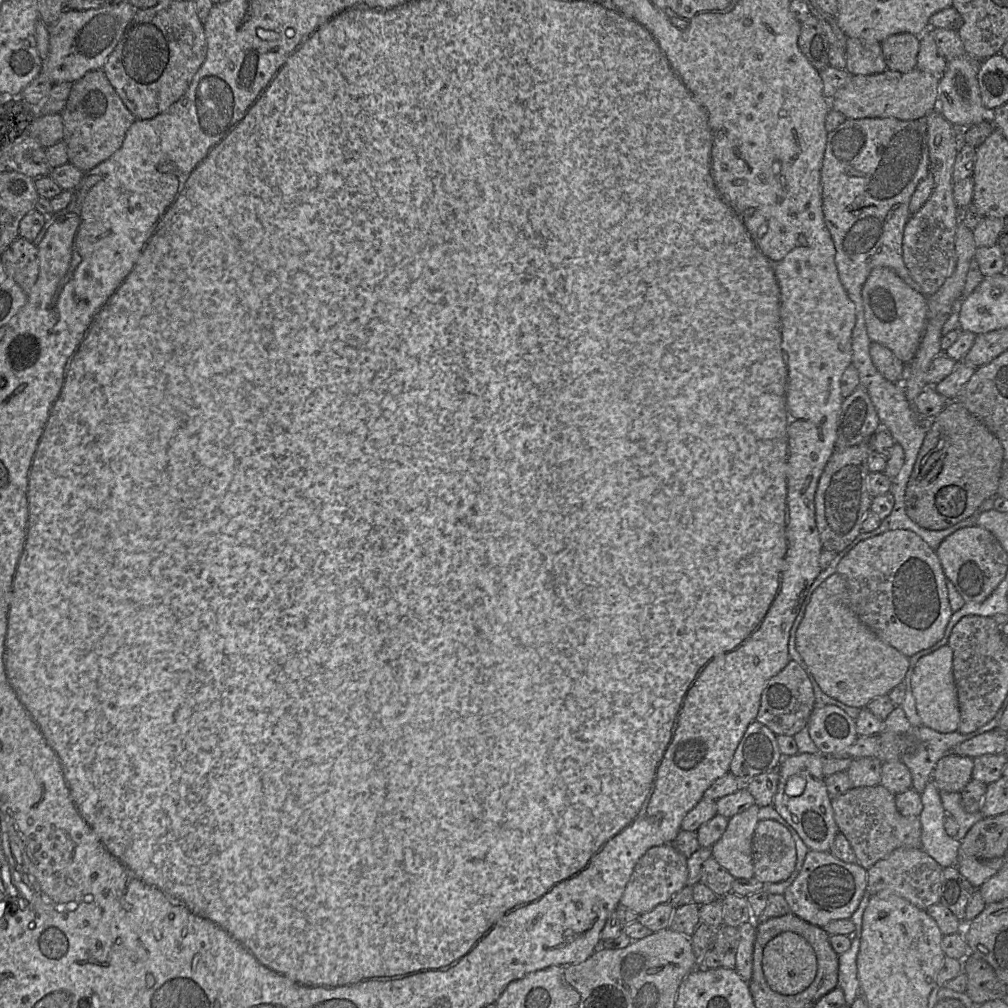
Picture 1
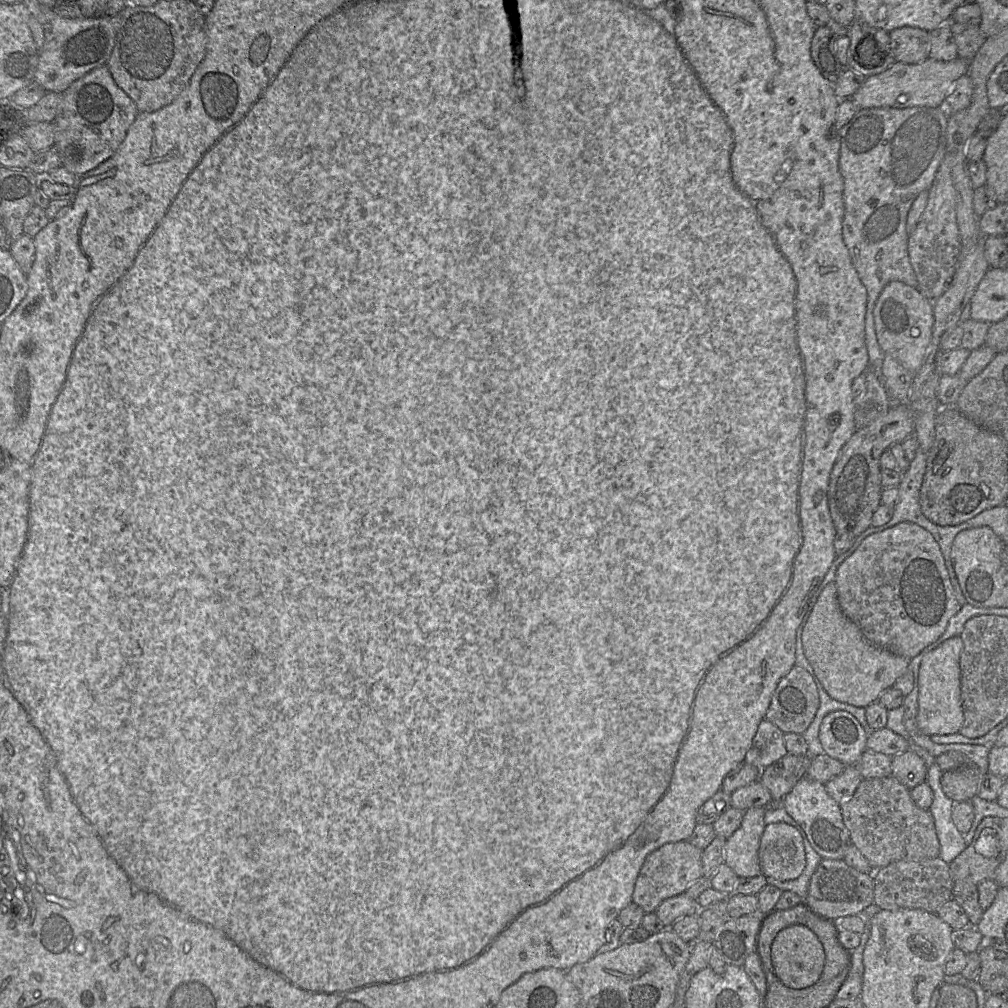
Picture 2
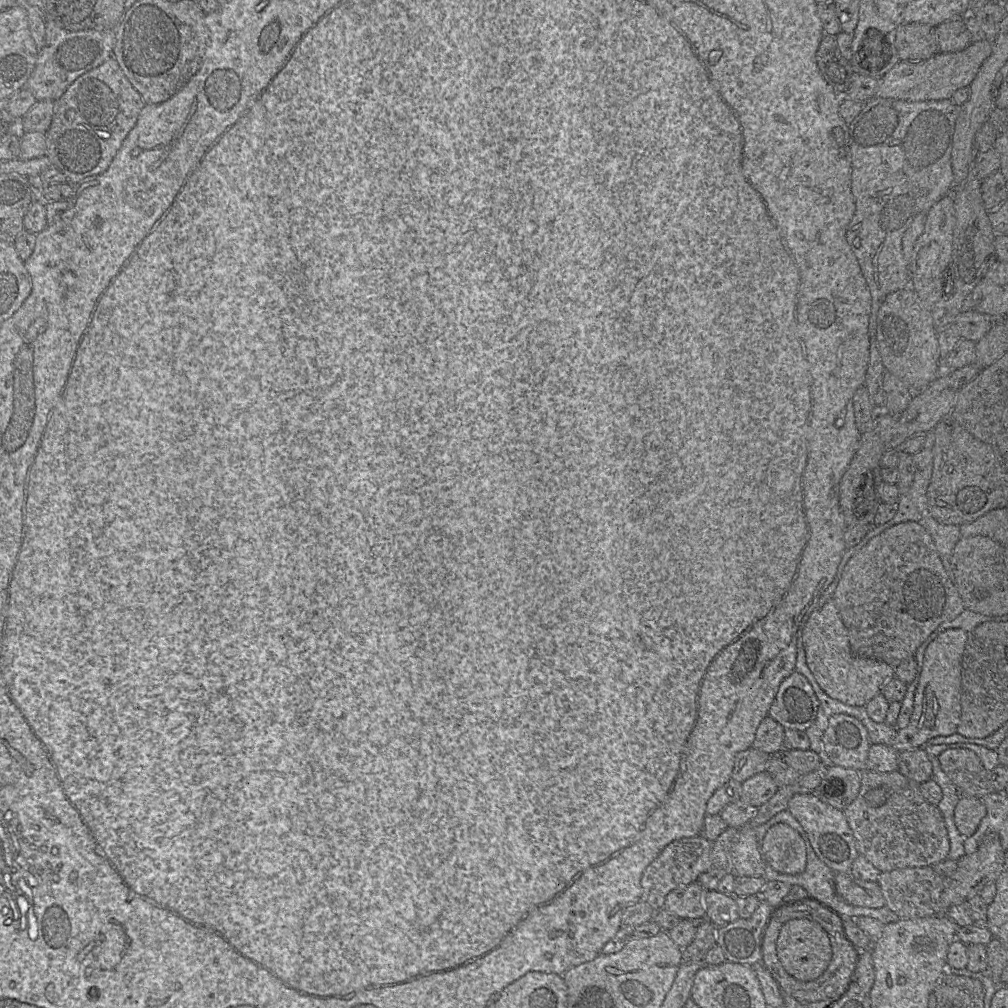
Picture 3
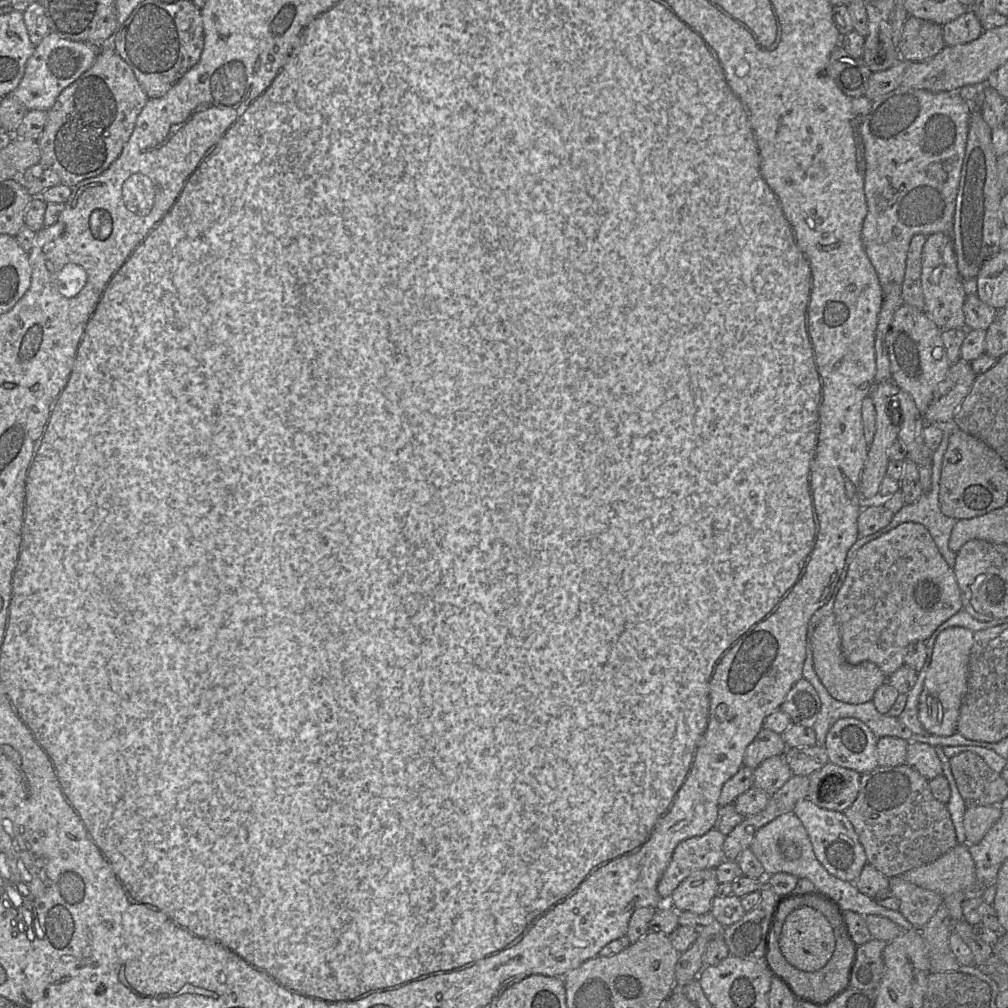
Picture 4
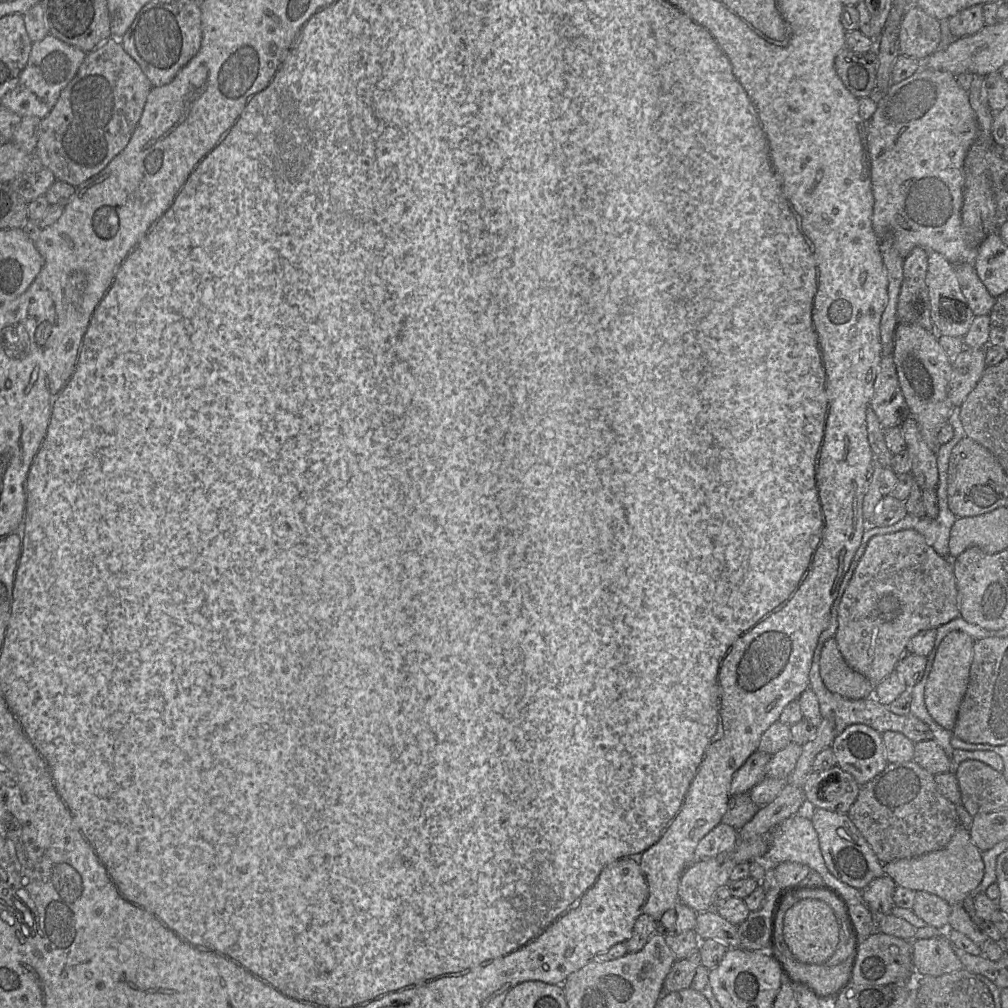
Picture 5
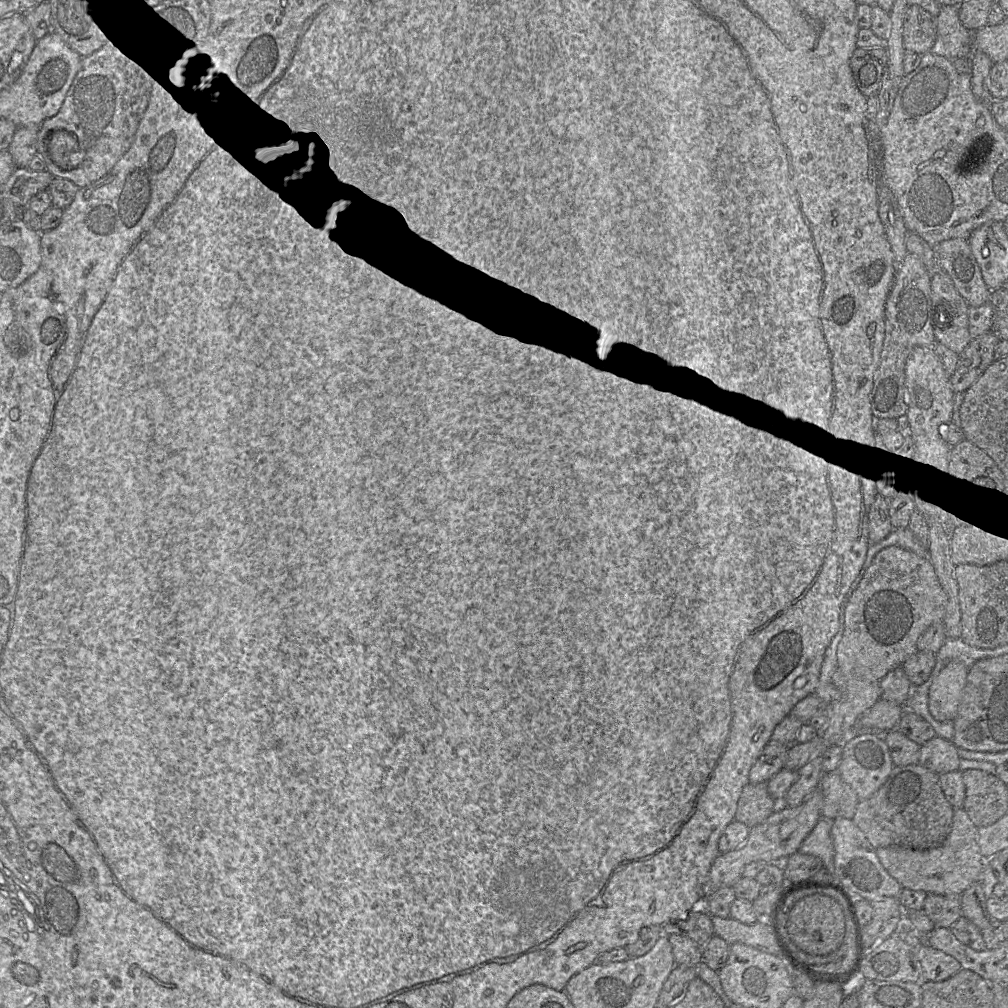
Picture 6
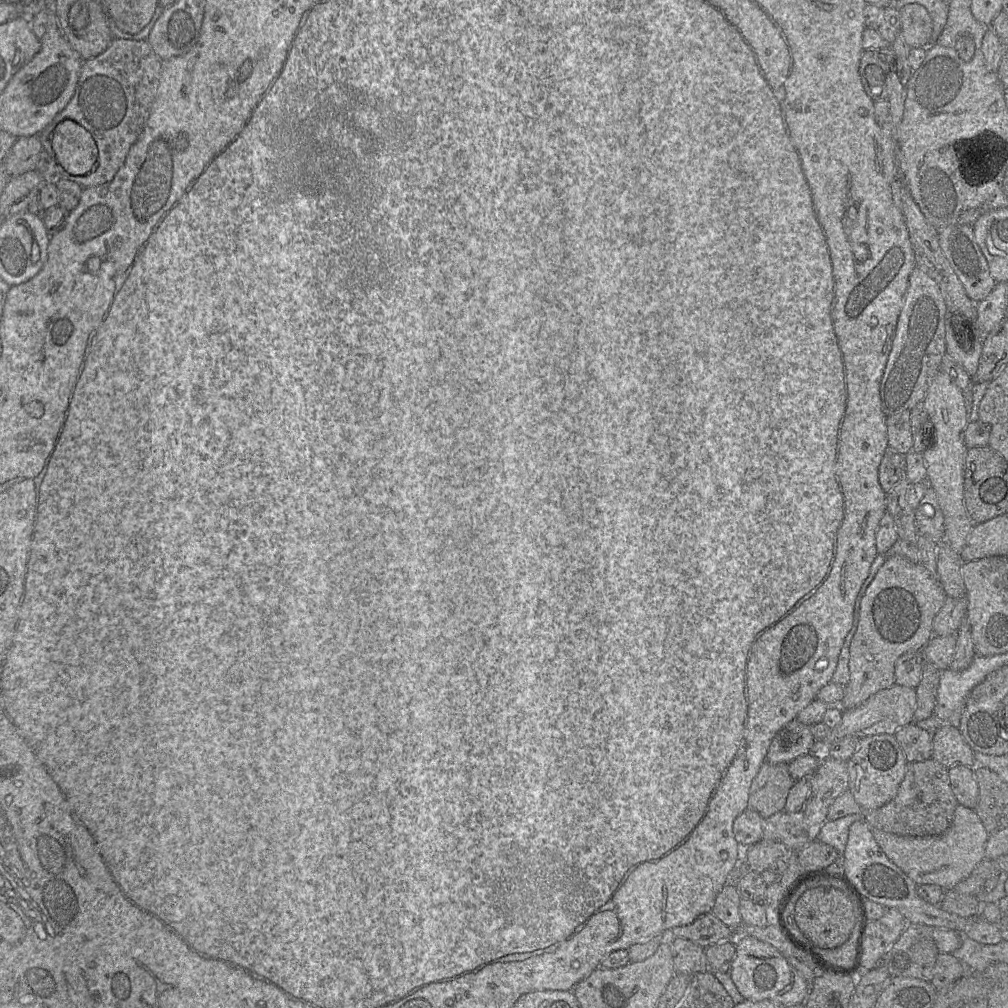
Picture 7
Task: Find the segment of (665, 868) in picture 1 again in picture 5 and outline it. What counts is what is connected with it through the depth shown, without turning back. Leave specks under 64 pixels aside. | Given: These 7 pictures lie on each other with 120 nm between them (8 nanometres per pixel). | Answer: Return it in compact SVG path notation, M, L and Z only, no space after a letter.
M720 823L699 841L694 851L693 863L731 851L738 841L738 830Z

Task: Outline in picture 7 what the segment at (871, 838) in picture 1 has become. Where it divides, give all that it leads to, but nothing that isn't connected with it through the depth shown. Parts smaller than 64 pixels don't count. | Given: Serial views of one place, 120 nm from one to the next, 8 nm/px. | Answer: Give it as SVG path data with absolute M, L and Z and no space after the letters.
M934 759L909 762L897 795L877 809L863 811L863 820L872 828L900 836L938 836L952 824L958 802L953 794L948 769Z

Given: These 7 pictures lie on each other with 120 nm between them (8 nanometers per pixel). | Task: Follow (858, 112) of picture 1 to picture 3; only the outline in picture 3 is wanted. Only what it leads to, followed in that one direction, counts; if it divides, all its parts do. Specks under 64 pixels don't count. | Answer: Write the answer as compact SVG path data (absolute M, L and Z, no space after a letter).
M992 41L970 43L958 52L937 52L925 61L899 61L880 80L875 97L910 102L951 99L960 88L969 87L982 63L992 52Z

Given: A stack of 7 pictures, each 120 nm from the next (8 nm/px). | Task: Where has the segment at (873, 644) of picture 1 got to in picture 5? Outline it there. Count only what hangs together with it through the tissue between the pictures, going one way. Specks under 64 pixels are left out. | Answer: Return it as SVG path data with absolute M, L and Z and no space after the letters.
M829 638L820 656L820 675L829 691L851 700L872 697L875 685L845 662L835 638Z

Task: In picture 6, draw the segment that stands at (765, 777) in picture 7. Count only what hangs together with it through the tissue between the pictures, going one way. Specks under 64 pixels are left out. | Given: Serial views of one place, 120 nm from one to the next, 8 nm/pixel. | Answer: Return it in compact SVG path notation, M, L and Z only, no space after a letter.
M748 783L738 800L734 819L753 828L767 819L780 803L769 794L767 783Z

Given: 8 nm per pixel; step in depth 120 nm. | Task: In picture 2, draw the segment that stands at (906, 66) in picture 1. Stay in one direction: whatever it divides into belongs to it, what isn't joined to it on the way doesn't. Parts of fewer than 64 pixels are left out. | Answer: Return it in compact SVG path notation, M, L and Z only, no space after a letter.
M905 26L889 32L890 49L896 62L918 64L929 57L930 31Z

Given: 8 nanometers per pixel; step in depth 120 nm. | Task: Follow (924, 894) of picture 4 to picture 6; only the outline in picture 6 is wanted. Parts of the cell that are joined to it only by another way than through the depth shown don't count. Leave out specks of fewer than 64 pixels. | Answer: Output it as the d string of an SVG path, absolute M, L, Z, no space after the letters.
M928 893L923 910L936 926L951 928L963 917L961 895Z

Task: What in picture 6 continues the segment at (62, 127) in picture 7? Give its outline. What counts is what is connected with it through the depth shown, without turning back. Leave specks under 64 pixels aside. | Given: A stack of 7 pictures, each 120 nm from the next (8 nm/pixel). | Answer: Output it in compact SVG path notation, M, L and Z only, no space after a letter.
M67 130L52 132L48 148L53 161L65 170L76 168L85 158L85 151L80 147L76 135Z

